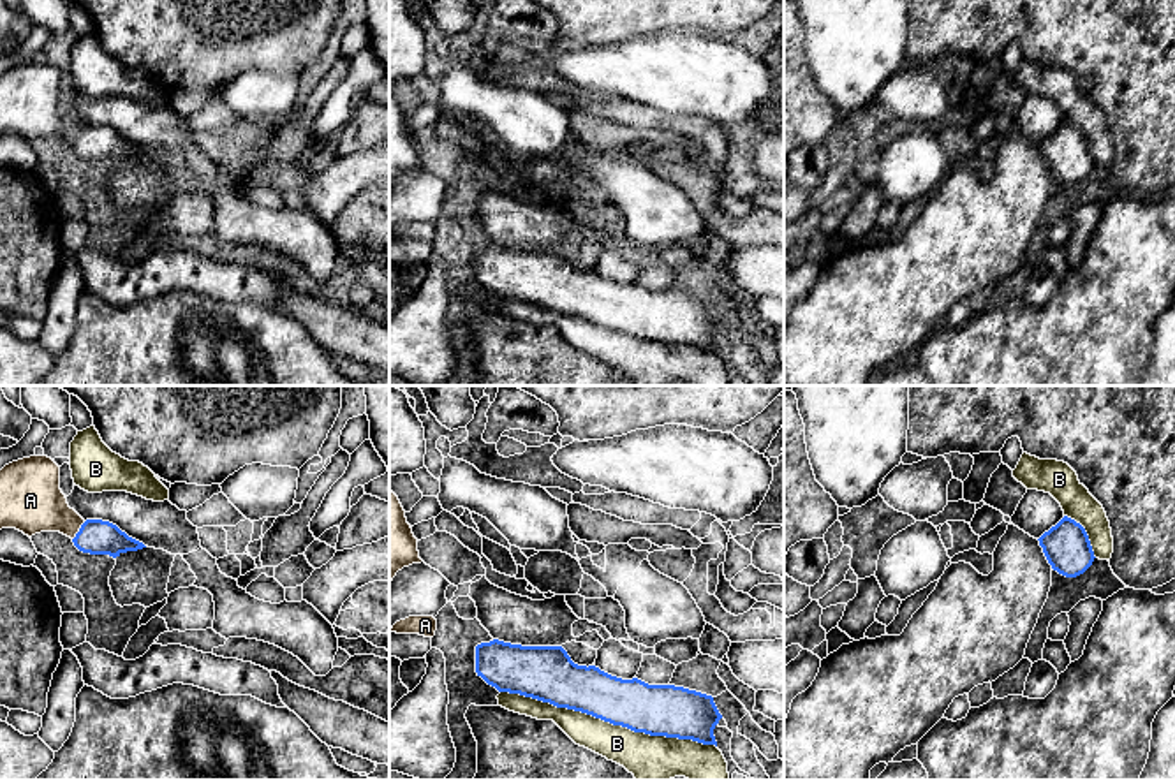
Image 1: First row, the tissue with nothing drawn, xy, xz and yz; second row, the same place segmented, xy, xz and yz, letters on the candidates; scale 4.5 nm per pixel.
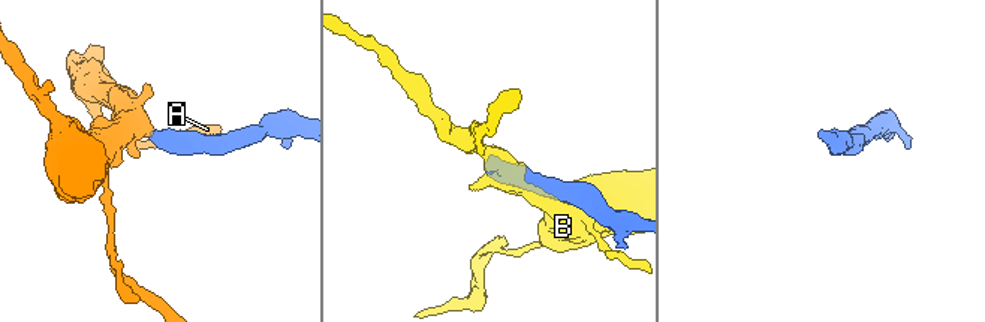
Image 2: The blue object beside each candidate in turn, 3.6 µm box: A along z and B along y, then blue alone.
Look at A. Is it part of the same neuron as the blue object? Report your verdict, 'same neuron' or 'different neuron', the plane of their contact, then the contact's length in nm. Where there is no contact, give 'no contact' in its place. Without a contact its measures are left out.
same neuron | xy | 110 nm

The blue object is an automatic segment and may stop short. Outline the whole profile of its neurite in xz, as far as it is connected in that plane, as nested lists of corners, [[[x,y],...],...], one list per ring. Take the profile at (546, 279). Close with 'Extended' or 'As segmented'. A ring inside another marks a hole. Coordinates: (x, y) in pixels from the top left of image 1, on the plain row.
[[[481,248],[476,252],[476,278],[499,298],[581,317],[634,338],[717,352],[713,335],[722,320],[712,301],[578,271],[562,252]]]. As segmented

